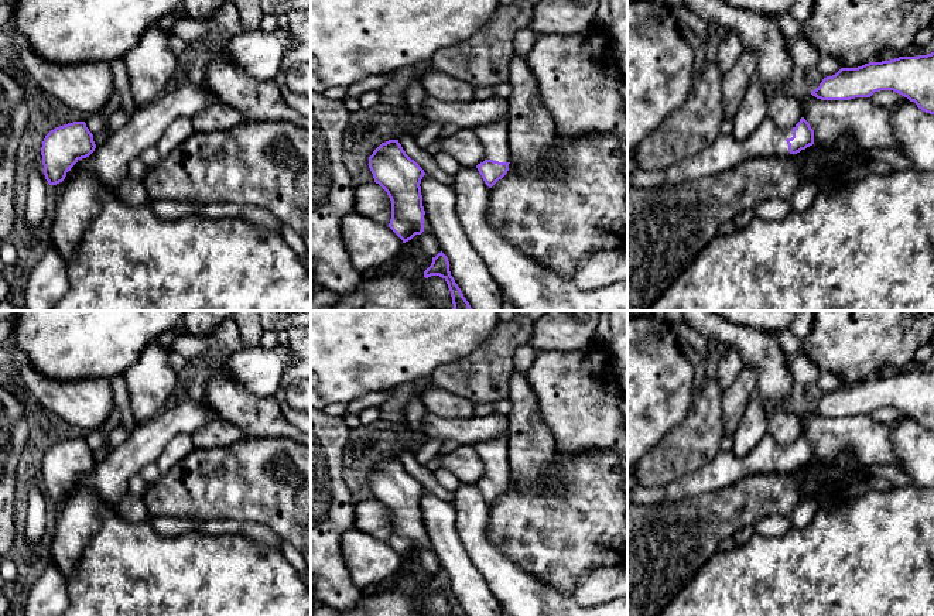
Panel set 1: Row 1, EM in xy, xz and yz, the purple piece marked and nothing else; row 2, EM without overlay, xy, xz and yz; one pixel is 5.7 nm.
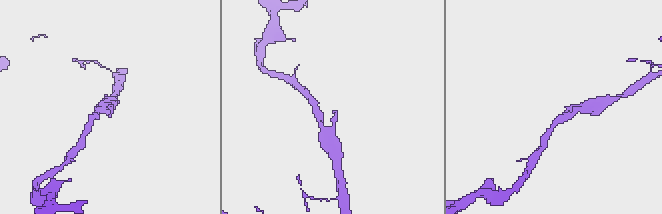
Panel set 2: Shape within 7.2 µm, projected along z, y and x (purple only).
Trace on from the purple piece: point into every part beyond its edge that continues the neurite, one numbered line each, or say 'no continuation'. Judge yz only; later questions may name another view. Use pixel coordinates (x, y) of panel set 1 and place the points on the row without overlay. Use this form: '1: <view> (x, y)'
1: yz (724, 469)

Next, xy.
no continuation

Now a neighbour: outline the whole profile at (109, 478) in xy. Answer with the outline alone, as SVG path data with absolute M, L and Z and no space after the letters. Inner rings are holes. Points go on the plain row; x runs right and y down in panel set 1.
M202 400L168 404L146 422L137 424L131 435L109 455L96 462L95 468L66 489L62 499L49 502L57 513L78 490L89 490L110 506L117 506L127 493L129 480L144 466L157 462L164 446L179 432L192 434L202 425L218 418L218 414Z

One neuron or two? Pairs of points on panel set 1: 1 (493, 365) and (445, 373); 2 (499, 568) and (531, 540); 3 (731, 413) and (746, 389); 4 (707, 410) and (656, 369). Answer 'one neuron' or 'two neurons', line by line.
1: one neuron
2: two neurons
3: one neuron
4: two neurons

